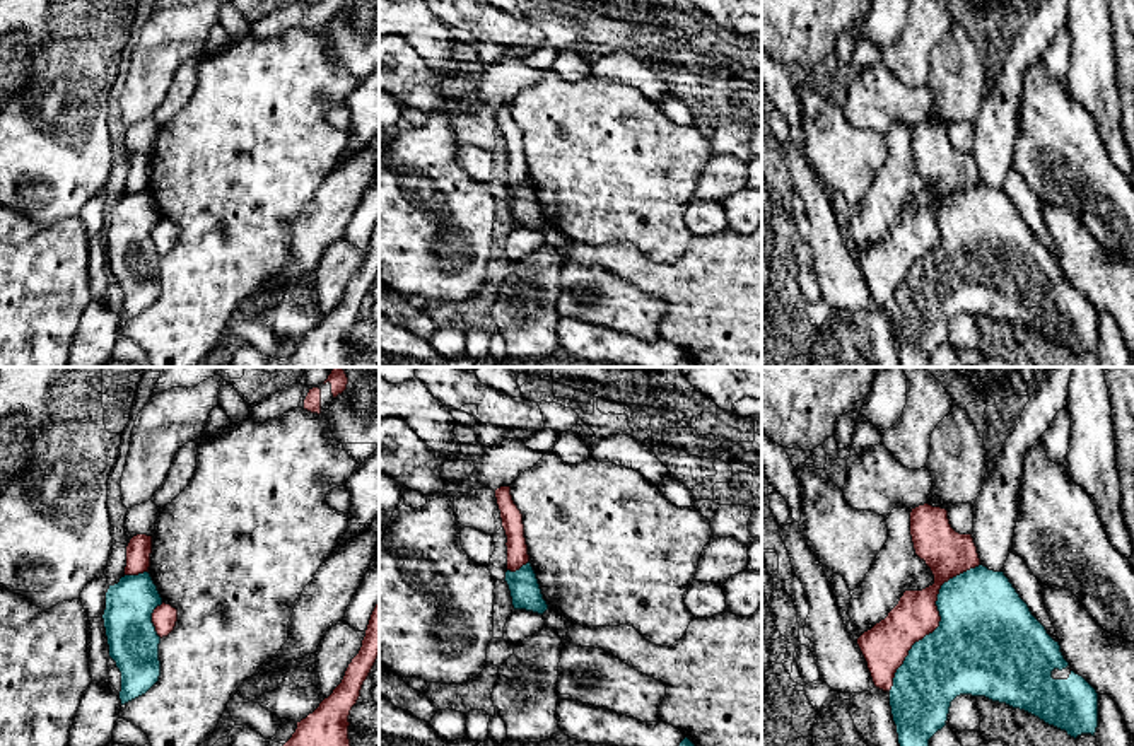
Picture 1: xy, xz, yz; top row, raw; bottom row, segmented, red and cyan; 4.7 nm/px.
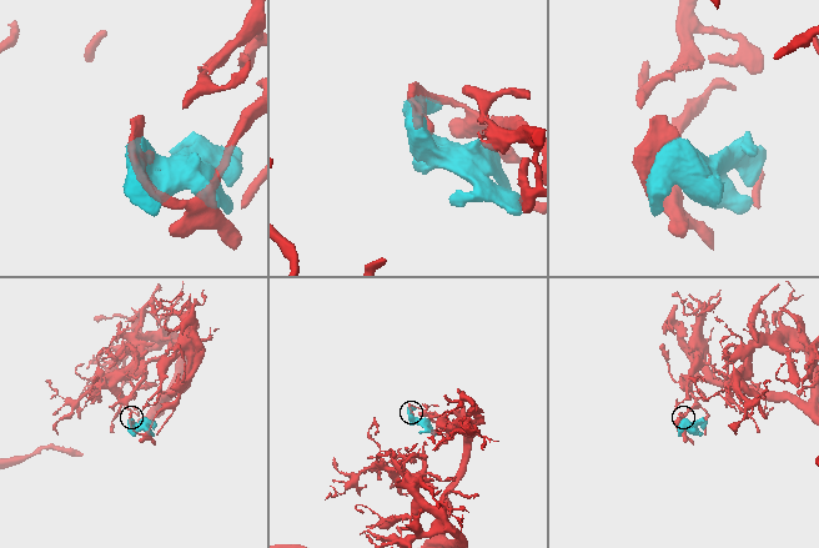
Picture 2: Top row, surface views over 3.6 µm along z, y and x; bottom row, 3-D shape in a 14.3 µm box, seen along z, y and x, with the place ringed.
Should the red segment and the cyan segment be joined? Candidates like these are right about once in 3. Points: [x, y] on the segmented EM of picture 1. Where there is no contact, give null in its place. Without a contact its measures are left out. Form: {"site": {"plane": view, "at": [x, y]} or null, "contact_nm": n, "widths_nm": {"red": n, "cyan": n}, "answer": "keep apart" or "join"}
{"site": {"plane": "yz", "at": [940, 620]}, "contact_nm": 750, "widths_nm": {"red": 200, "cyan": 500}, "answer": "keep apart"}

